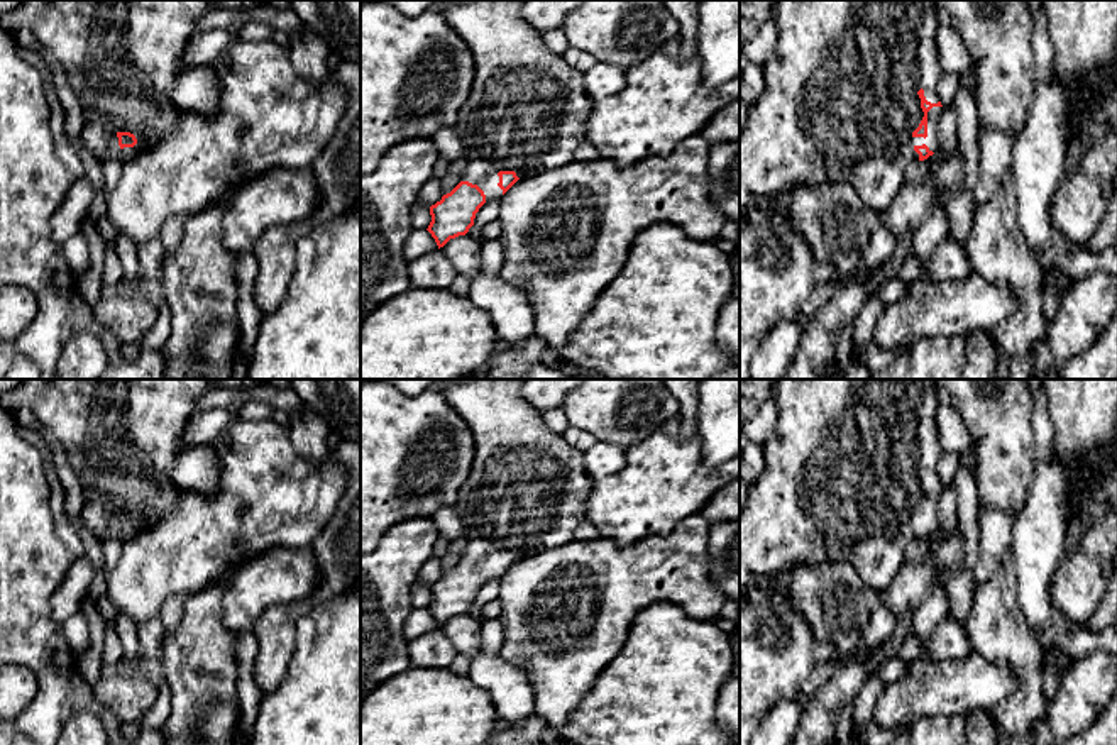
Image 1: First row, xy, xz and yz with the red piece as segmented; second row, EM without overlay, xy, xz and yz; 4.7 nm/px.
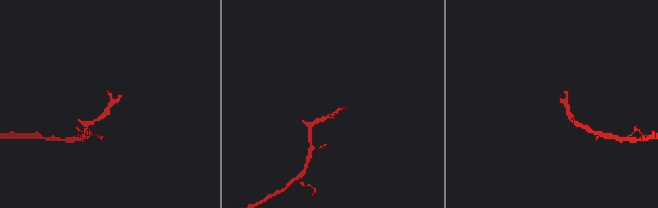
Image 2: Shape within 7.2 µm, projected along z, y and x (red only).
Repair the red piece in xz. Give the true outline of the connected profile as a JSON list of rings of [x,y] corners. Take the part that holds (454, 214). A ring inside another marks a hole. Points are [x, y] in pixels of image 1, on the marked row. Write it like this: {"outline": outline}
{"outline": [[[462,0],[443,5],[445,20],[472,52],[474,83],[454,125],[467,166],[460,183],[430,207],[432,222],[426,230],[438,249],[450,239],[465,235],[486,201],[499,200],[521,178],[569,164],[586,141],[594,100],[586,91],[584,73],[548,51],[520,17],[520,8],[521,0]]]}

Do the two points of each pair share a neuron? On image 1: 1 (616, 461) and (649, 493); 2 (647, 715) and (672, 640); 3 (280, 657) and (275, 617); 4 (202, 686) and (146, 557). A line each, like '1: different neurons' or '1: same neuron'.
1: different neurons
2: same neuron
3: same neuron
4: different neurons

